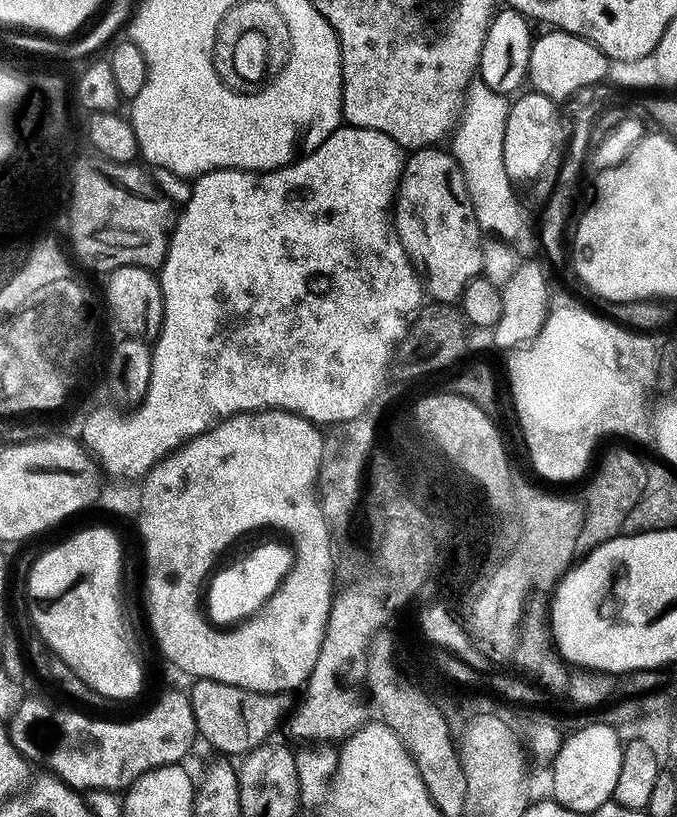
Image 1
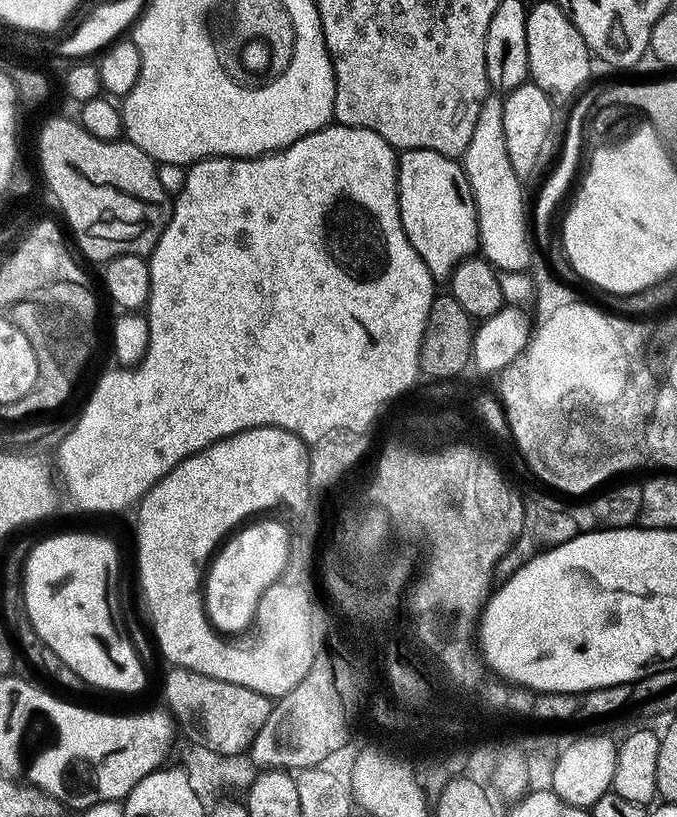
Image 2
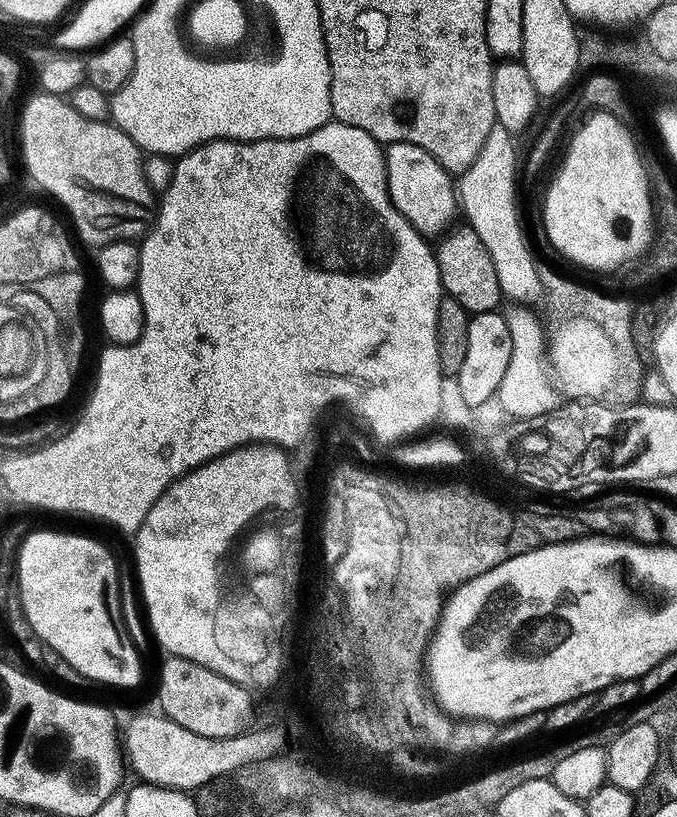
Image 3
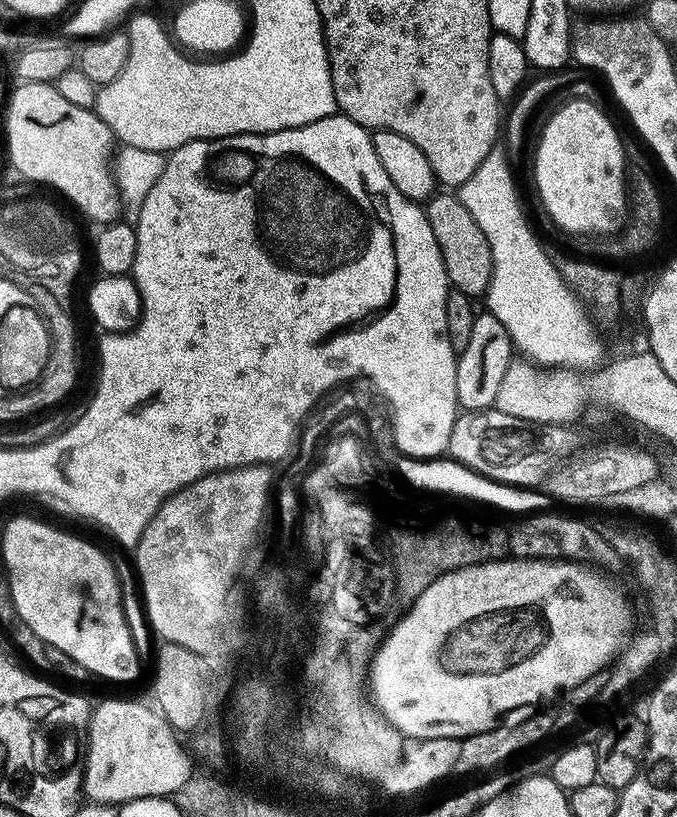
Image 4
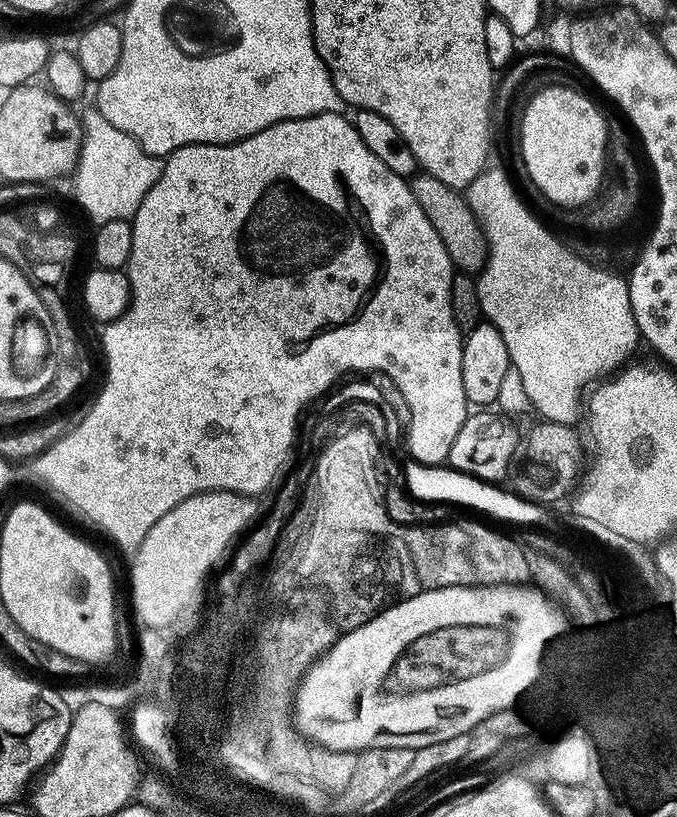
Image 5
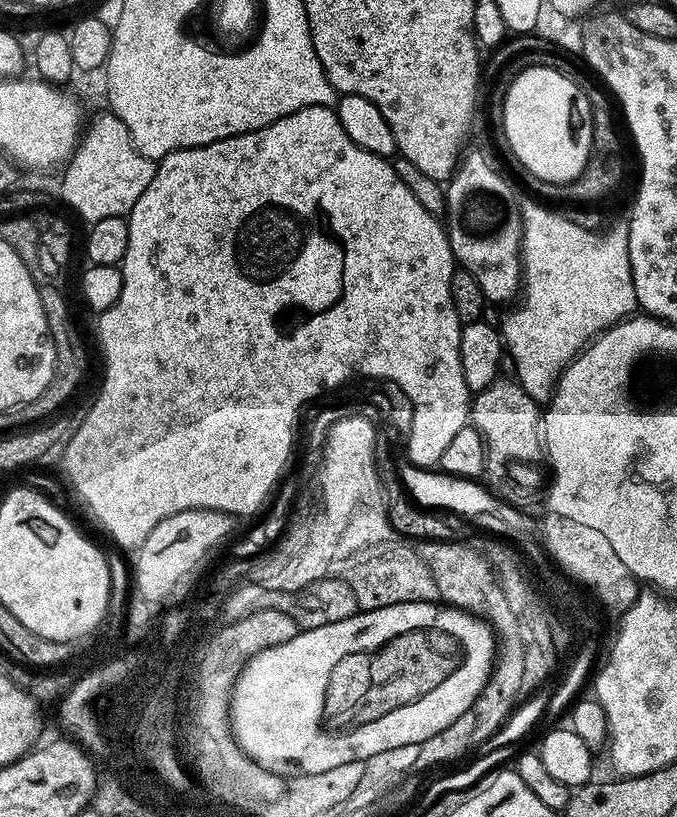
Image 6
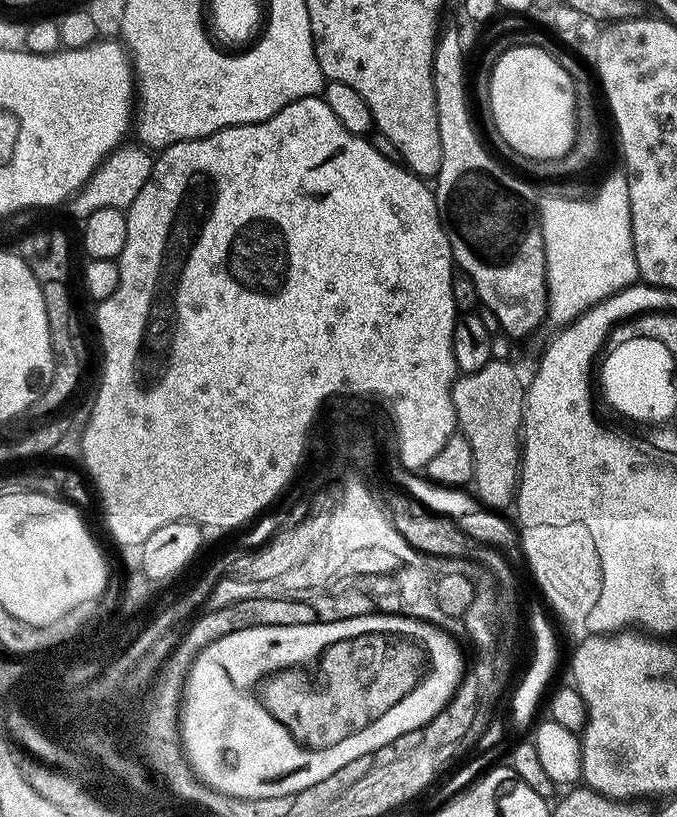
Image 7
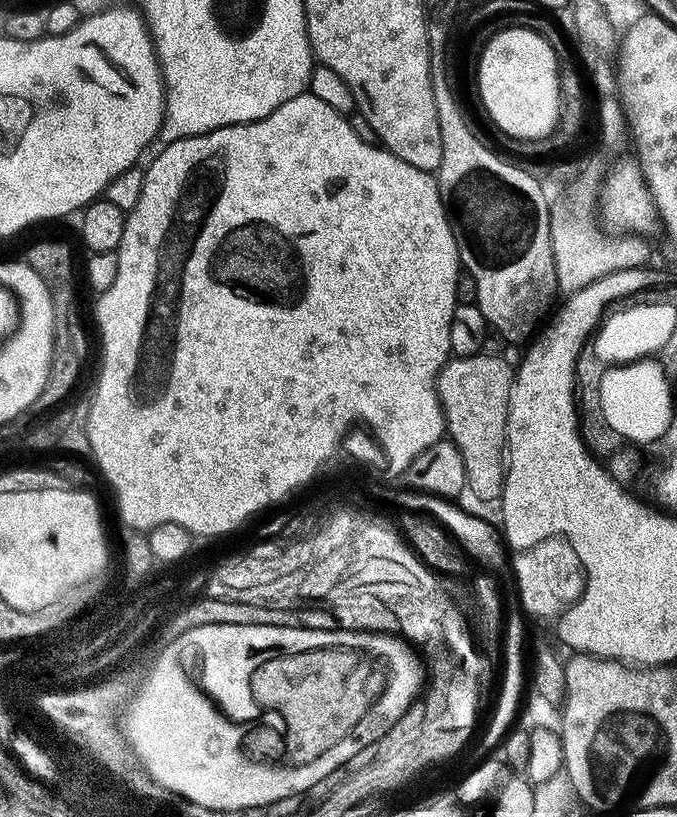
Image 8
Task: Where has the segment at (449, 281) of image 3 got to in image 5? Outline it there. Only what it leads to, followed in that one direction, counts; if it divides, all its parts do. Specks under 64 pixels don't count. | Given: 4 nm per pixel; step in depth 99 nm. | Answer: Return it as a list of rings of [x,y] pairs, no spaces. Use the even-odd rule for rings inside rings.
[[[423,170],[417,171],[410,183],[418,206],[422,206],[426,218],[430,218],[430,226],[434,226],[438,238],[442,238],[442,246],[446,246],[446,254],[450,254],[453,269],[464,274],[479,273],[488,263],[488,239],[476,215],[472,213],[465,193],[446,186],[446,182]]]

